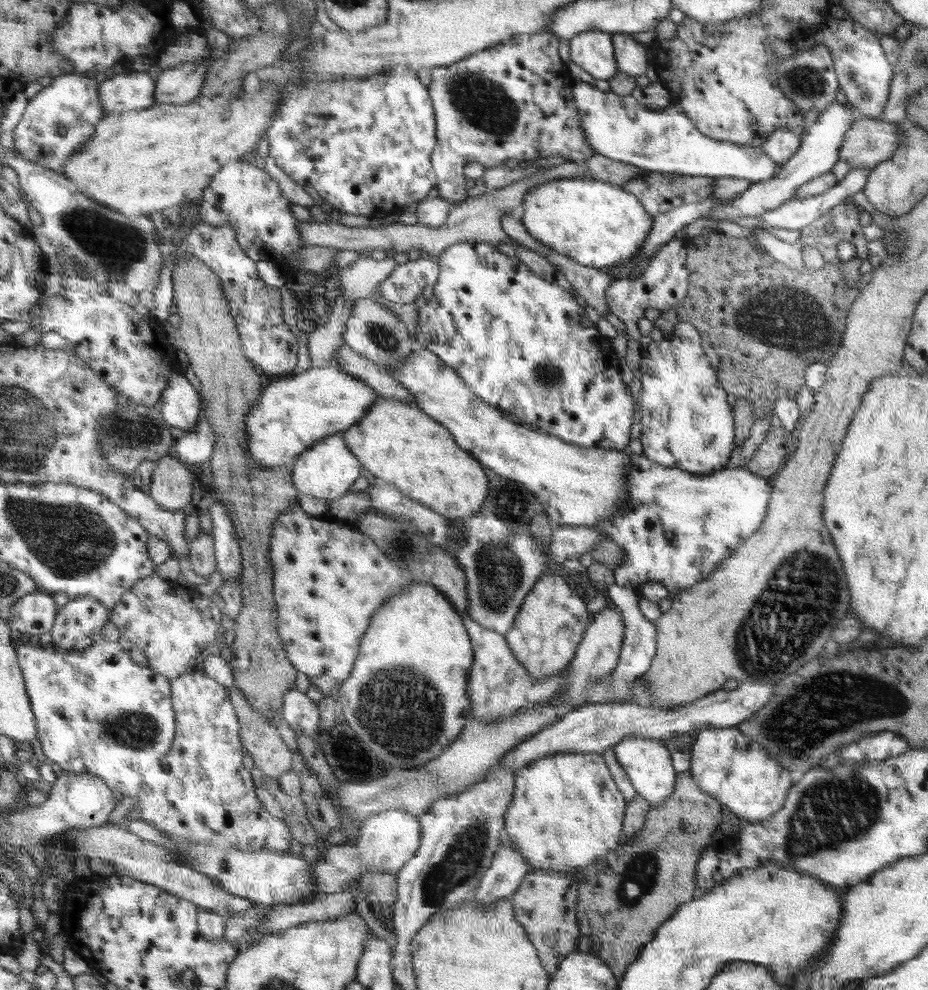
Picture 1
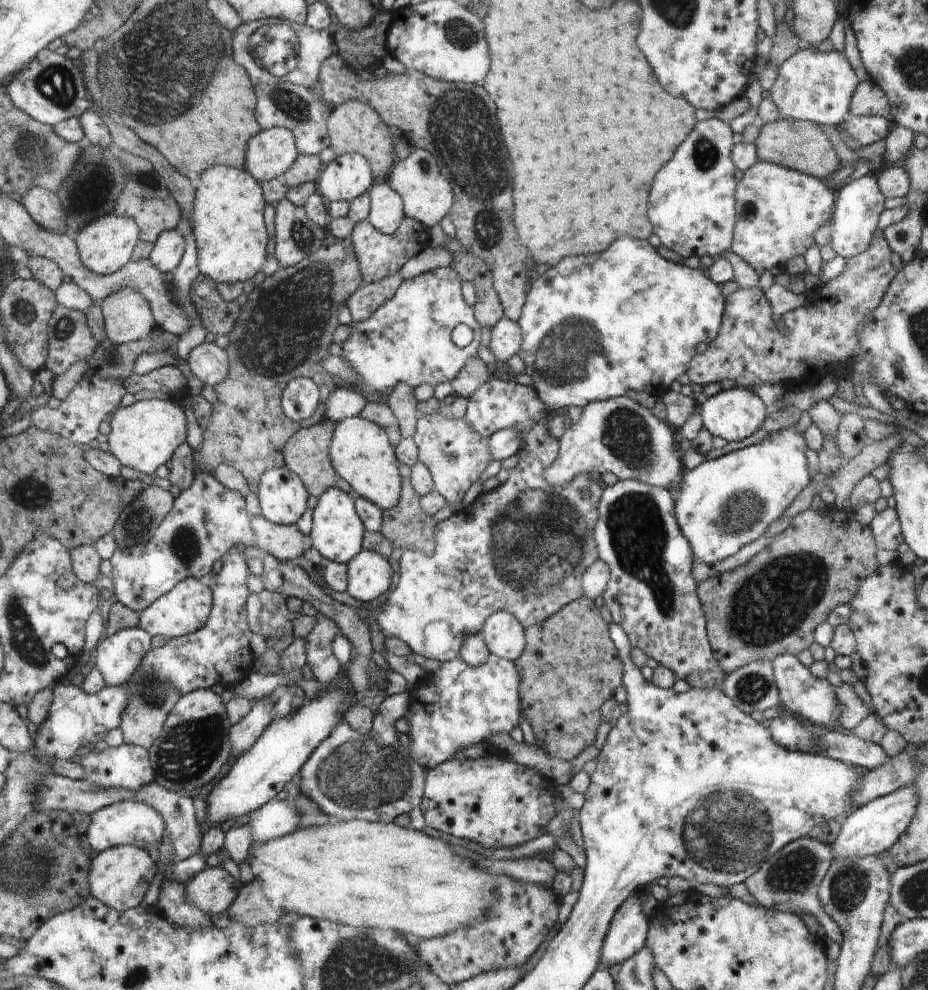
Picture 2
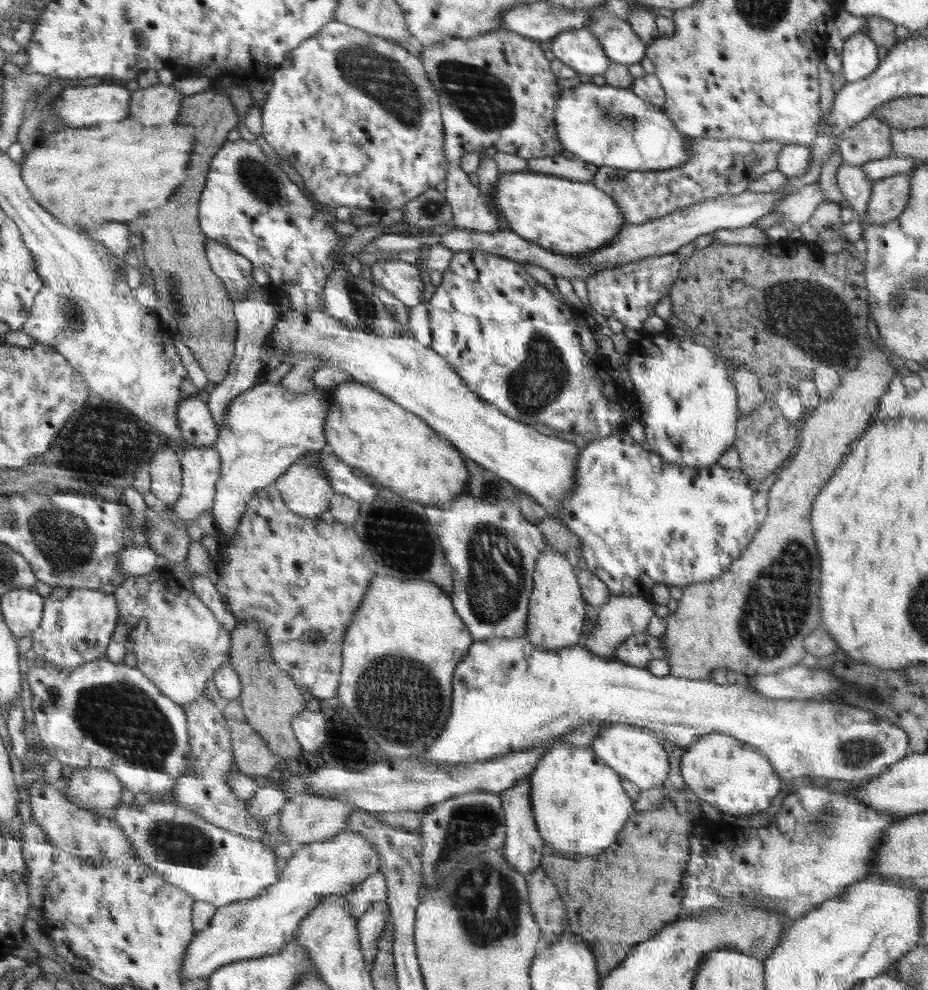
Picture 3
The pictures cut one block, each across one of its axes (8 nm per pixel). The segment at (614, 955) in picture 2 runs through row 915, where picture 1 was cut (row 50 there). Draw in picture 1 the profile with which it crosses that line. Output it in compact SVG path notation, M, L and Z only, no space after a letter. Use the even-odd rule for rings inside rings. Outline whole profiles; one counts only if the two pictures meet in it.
M612 33L612 38L619 70L633 77L645 74L650 60L646 58L643 44L634 40L632 34L628 33Z

